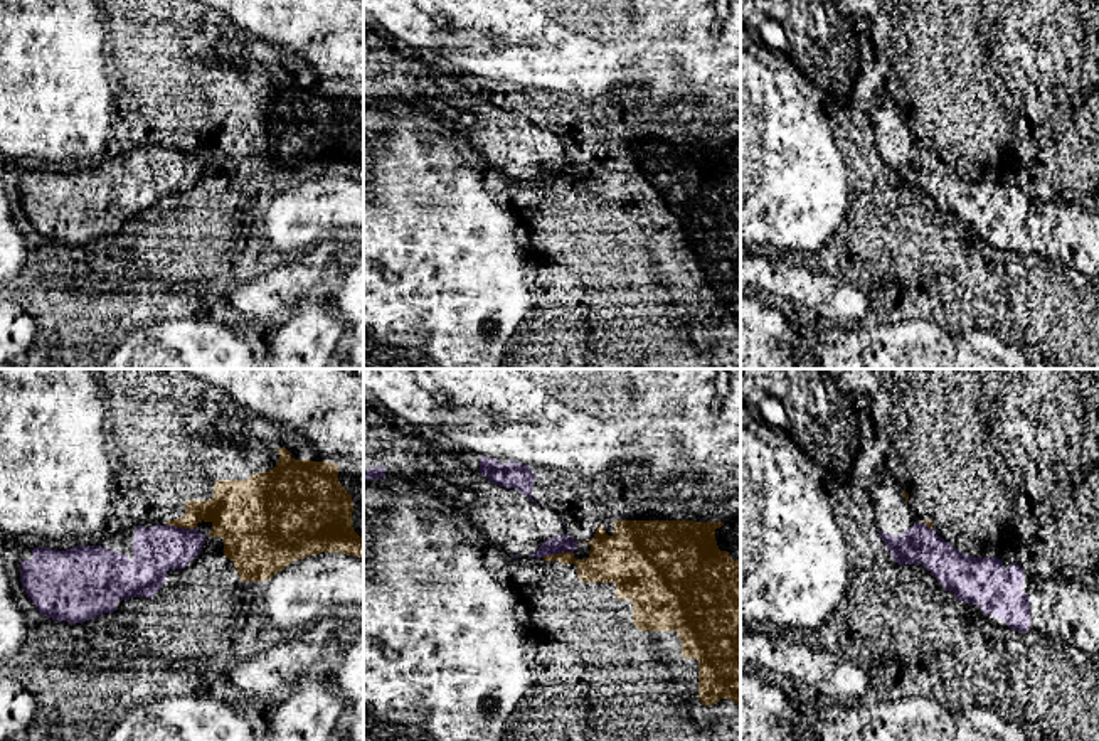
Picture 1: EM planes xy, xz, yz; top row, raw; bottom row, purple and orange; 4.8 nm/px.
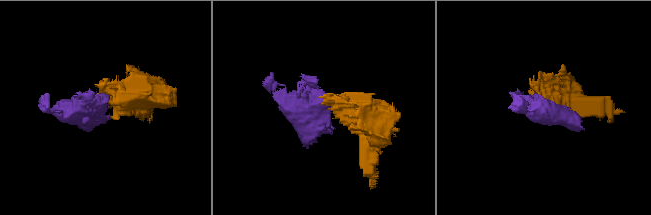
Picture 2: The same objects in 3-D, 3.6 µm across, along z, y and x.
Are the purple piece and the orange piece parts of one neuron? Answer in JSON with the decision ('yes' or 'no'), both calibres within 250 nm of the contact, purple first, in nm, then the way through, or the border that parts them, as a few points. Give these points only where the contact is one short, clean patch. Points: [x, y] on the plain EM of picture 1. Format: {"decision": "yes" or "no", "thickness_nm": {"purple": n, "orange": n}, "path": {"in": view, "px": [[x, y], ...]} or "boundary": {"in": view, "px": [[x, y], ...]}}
{"decision": "no", "thickness_nm": {"purple": 90, "orange": 200}, "boundary": {"in": "xz", "px": [[573, 174], [542, 179]]}}

